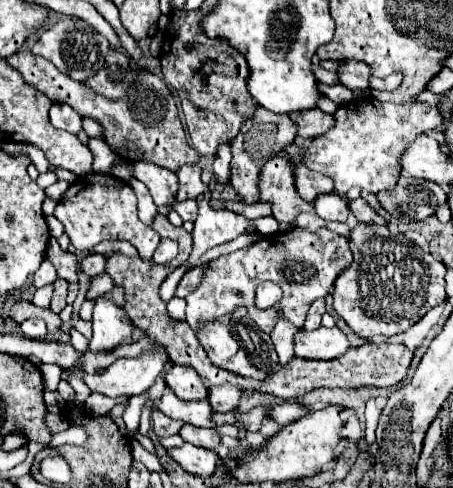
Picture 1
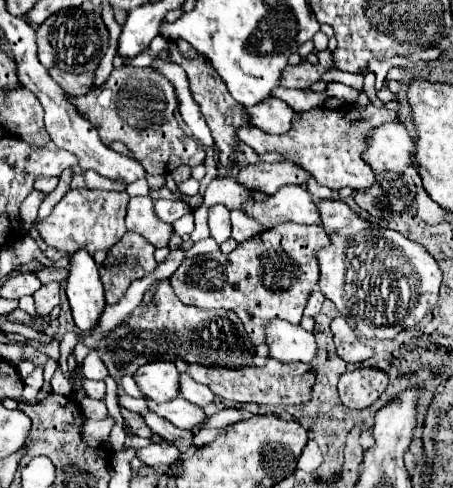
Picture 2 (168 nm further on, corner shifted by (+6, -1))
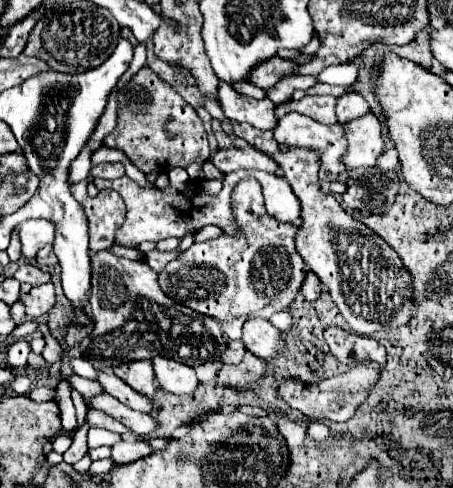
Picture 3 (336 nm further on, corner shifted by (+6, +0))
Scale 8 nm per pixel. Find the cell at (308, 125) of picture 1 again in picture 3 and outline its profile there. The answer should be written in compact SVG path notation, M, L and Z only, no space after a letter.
M220 81L218 101L230 121L246 121L258 129L274 129L278 125L278 117L274 117L276 105L270 99L246 97Z

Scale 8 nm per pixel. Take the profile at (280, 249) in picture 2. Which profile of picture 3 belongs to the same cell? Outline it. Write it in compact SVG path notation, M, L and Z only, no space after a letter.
M242 179L232 191L232 207L234 207L236 221L244 231L242 235L232 237L224 233L218 239L194 243L178 259L170 261L160 273L160 287L168 297L172 297L174 301L180 301L182 305L188 305L198 313L220 319L224 325L224 335L230 339L242 337L242 325L246 319L252 319L252 317L268 319L274 313L288 309L306 279L306 265L294 247L294 237L298 235L300 225L274 221L266 213L264 197L258 193L258 189L260 185L254 179Z

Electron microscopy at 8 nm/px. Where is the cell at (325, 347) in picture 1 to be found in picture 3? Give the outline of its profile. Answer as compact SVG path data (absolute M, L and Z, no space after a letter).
M250 319L244 323L242 341L250 353L260 359L272 359L284 351L284 333L268 319Z

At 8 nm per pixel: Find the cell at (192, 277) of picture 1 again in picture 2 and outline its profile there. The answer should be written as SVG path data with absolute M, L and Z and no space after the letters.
M168 280L158 282L152 288L150 304L134 308L132 314L128 314L126 320L122 320L108 334L108 340L98 342L96 350L106 350L102 362L106 364L112 378L132 374L138 366L156 360L242 368L246 364L252 364L254 358L254 344L246 338L242 322L238 322L236 314L230 314L228 310L200 310L194 306L186 306L170 290Z

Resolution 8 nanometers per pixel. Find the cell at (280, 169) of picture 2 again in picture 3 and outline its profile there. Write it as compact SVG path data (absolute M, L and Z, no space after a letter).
M254 147L218 149L218 153L212 157L212 163L222 173L230 173L230 171L238 171L238 169L260 169L260 171L274 173L274 175L282 177L282 171L278 169L278 163L270 161L270 157L266 157L264 153L260 153Z

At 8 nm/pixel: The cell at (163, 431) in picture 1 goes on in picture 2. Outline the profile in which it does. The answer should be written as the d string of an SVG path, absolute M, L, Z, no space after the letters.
M120 410L120 414L122 414L124 424L130 426L130 432L134 432L136 436L144 436L144 438L146 438L146 436L152 436L150 428L146 428L146 424L144 424L144 420L142 420L140 414L128 412L128 410Z

